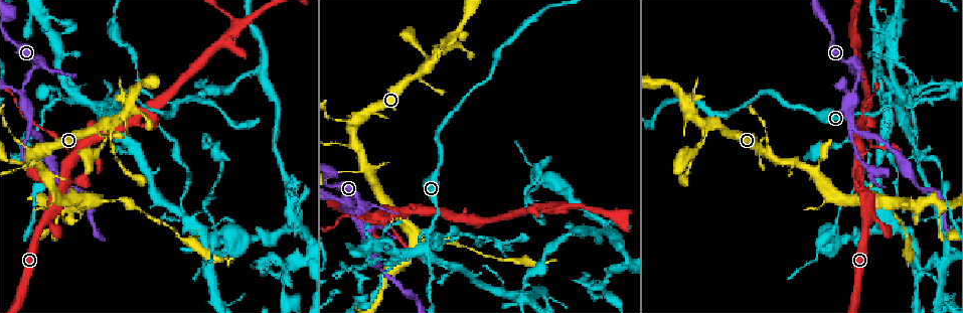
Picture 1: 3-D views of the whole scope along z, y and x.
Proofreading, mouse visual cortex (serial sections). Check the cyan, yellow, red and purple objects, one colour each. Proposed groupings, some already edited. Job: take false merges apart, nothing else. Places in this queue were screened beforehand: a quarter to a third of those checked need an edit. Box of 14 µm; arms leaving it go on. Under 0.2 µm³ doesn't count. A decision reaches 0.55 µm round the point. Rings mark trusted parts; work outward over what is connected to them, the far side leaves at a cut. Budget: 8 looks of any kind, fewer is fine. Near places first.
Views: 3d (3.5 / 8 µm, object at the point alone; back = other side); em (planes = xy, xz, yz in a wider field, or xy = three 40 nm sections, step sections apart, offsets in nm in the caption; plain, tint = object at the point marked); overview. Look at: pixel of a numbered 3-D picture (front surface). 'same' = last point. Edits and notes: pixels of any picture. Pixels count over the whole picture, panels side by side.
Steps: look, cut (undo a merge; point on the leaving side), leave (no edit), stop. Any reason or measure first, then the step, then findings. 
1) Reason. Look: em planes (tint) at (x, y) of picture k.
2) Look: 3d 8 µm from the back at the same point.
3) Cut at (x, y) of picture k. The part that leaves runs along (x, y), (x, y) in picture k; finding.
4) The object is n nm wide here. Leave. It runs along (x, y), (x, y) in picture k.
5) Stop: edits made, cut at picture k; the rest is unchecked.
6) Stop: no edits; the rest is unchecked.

Sharp bend. Look: 3d 3.5 µm at (40, 65) of picture 1.

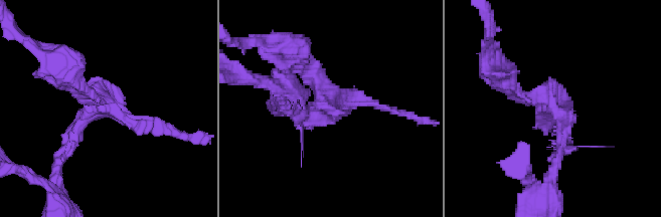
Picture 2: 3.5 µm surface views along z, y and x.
Need the tissue. Look: em xy step 3 (tint) at (101, 108) of picture 2.

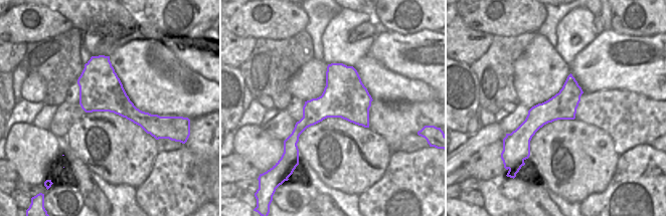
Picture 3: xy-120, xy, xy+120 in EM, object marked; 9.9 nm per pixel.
Leave. It runs along (505, 85), (559, 106), (559, 157) in picture 2; one cell here.

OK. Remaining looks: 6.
A fork. Look: 3d 3.5 µm at (31, 125) of picture 1.

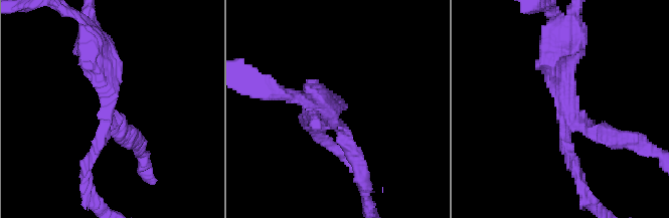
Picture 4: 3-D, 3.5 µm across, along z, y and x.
3 arms meet here; the arms are 200, 200, 350 nm wide; need the tissue. Look: em xy step 2 (tint) at (566, 104) of picture 4.

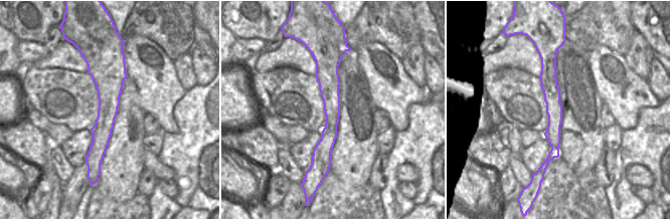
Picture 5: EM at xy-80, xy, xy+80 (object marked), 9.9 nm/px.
Cut at (568, 157) of picture 4. A second cell is stuck on.

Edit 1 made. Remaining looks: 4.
See it whole again. Look: overview.

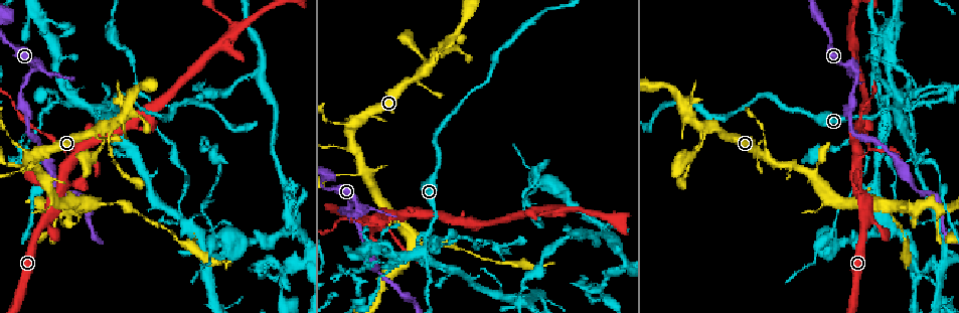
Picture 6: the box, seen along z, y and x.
Three arms meet. Look: 3d 3.5 µm from the back at (857, 159) of picture 6.

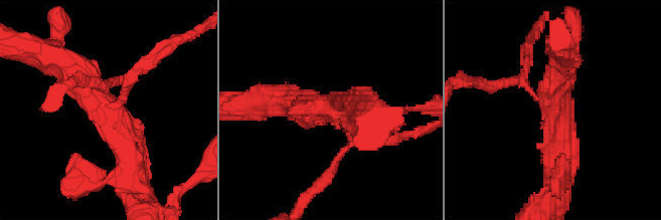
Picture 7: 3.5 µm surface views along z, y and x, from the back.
3 arms meet here; the arms are 150, 400, 400 nm wide; need the tissue. Look: em xy step 2 (tint) at (113, 111) of picture 7.

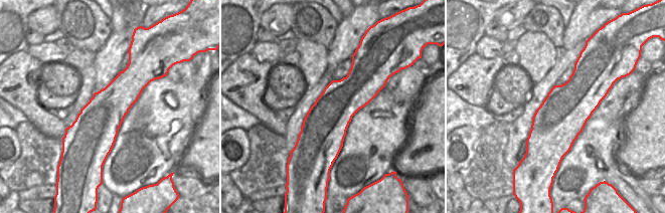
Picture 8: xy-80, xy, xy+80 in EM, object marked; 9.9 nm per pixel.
Cut it another way. Look: em xy step 5 (tint) at the same point.

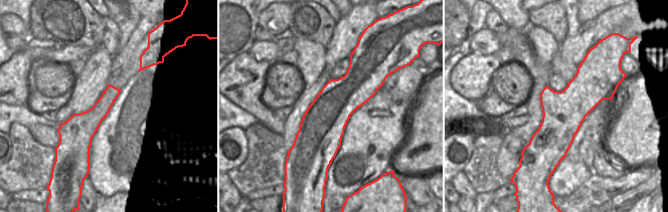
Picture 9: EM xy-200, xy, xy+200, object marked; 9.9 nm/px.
Leave. It runs along (129, 178), (114, 113), (64, 63) in picture 7; one cell here.

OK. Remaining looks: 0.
Stop: edits made, cut at picture 4; the rest is unchecked.

